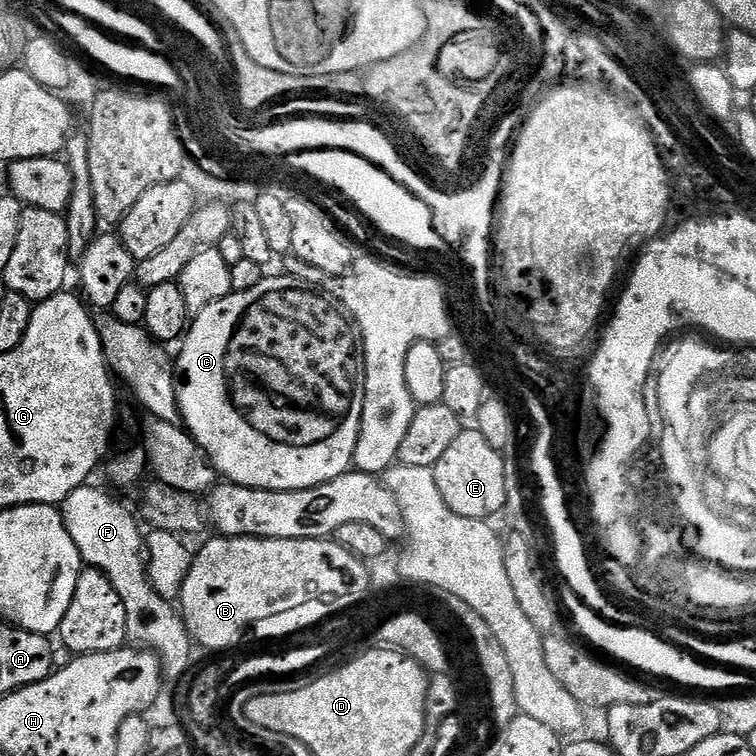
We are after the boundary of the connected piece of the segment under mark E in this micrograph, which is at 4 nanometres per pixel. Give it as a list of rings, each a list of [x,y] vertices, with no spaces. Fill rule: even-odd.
[[[462,430],[458,434],[454,446],[450,446],[450,450],[446,450],[446,454],[442,454],[442,458],[438,458],[434,471],[438,482],[438,490],[442,490],[442,498],[446,498],[446,506],[450,506],[450,510],[454,510],[454,514],[462,514],[462,518],[488,520],[493,518],[492,516],[498,515],[500,511],[503,513],[506,508],[505,457],[498,450],[494,450],[494,446],[490,446],[490,442],[486,442],[486,438],[482,438],[482,434],[478,430],[471,431]]]

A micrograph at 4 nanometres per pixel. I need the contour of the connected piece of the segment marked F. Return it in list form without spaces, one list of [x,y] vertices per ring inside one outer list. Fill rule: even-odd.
[[[92,487],[74,490],[59,505],[66,530],[70,530],[74,546],[78,546],[81,561],[87,567],[97,568],[102,574],[106,574],[106,578],[110,578],[110,586],[118,590],[118,598],[122,598],[122,606],[126,606],[128,640],[159,656],[165,681],[180,680],[192,664],[194,641],[188,627],[184,625],[183,615],[178,611],[177,605],[162,598],[162,594],[158,594],[158,590],[154,590],[148,580],[146,536],[143,531],[140,533],[141,521],[136,521],[111,496],[111,491],[103,492],[100,488]]]

